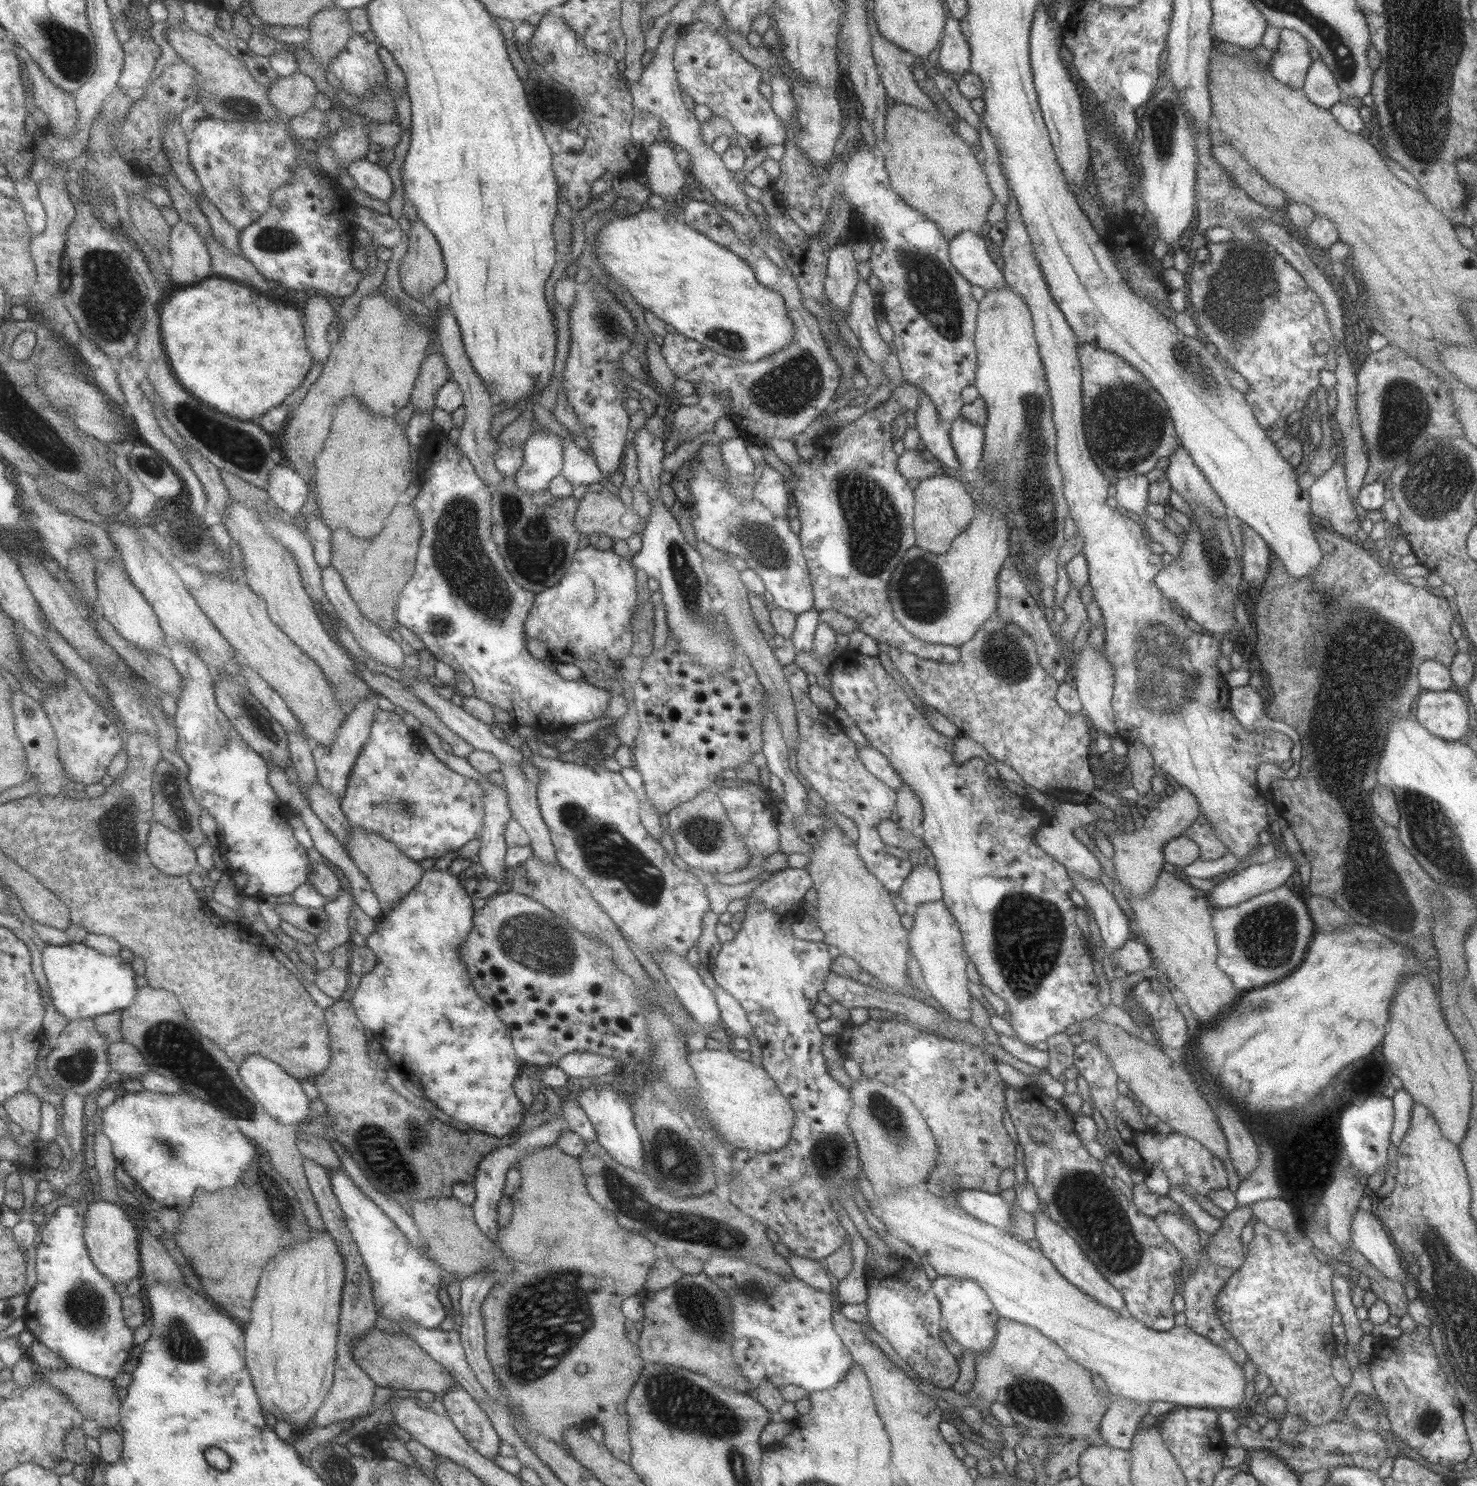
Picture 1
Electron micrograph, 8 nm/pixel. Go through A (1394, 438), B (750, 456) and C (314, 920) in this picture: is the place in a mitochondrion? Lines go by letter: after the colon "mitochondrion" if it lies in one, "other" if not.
A: mitochondrion
B: other
C: other

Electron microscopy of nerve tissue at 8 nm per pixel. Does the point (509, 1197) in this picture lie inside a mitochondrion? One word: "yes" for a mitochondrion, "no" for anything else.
no

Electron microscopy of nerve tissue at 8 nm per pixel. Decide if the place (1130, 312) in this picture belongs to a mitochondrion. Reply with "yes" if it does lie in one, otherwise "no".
no

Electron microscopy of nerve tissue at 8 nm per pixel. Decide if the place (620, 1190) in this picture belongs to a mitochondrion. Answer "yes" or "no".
yes

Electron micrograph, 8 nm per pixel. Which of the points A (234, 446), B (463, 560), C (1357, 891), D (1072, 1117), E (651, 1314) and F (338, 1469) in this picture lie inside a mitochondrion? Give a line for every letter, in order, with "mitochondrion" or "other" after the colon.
A: mitochondrion
B: mitochondrion
C: mitochondrion
D: other
E: other
F: mitochondrion

